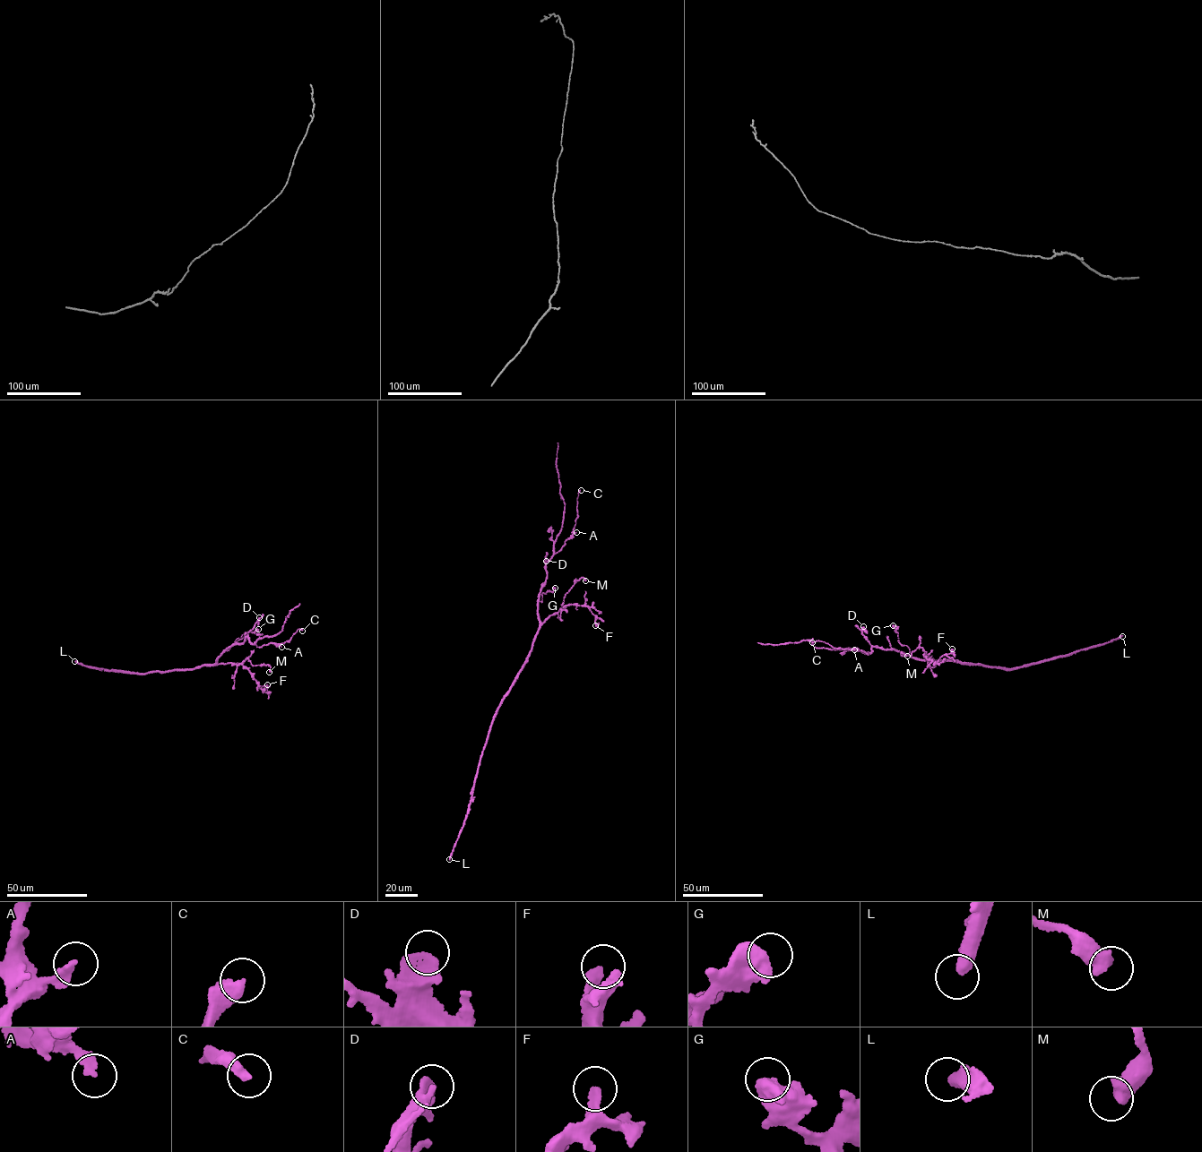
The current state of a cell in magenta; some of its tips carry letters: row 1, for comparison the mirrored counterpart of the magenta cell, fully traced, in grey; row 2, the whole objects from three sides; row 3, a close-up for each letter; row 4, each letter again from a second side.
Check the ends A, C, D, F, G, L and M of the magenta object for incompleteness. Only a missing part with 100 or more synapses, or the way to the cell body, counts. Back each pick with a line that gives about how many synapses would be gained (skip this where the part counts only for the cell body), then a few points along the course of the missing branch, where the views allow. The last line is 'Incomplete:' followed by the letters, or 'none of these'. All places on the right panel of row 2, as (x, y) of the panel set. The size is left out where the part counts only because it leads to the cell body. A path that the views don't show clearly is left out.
Incomplete: none of these

